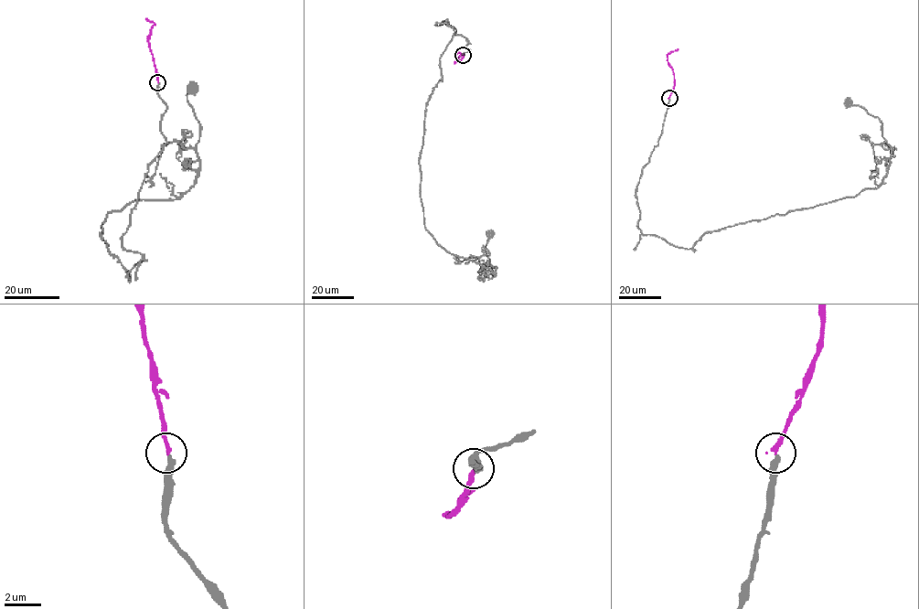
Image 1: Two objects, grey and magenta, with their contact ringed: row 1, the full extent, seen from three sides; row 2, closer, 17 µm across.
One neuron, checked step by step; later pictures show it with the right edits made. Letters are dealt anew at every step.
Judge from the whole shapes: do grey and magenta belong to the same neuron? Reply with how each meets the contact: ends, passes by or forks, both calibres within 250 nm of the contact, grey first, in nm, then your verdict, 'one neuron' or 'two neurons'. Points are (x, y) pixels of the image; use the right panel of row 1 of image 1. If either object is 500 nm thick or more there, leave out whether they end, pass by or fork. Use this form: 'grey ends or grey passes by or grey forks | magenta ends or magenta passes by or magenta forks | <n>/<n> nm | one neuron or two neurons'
grey ends | magenta ends | 360/200 nm | two neurons

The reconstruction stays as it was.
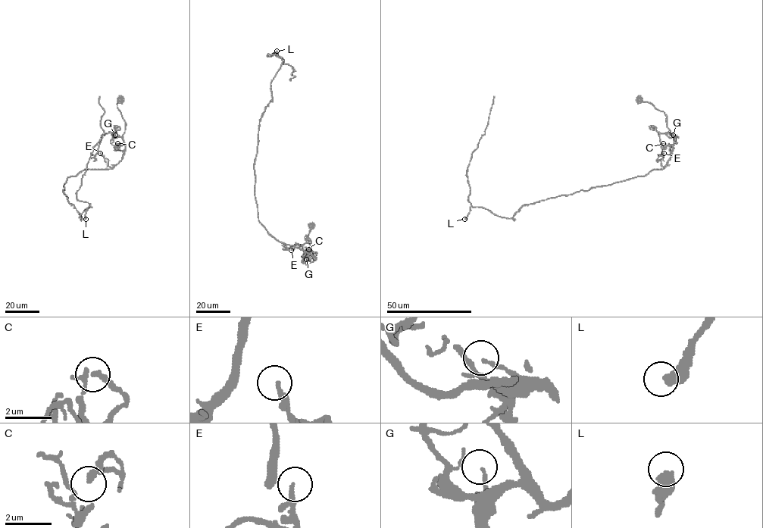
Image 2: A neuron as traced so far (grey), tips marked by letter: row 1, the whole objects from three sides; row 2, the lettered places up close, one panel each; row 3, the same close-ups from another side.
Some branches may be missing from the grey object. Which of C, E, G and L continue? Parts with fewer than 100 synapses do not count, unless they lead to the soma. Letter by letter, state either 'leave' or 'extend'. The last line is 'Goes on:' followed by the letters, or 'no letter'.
C: leave
E: leave
G: leave
L: extend
Goes on: L

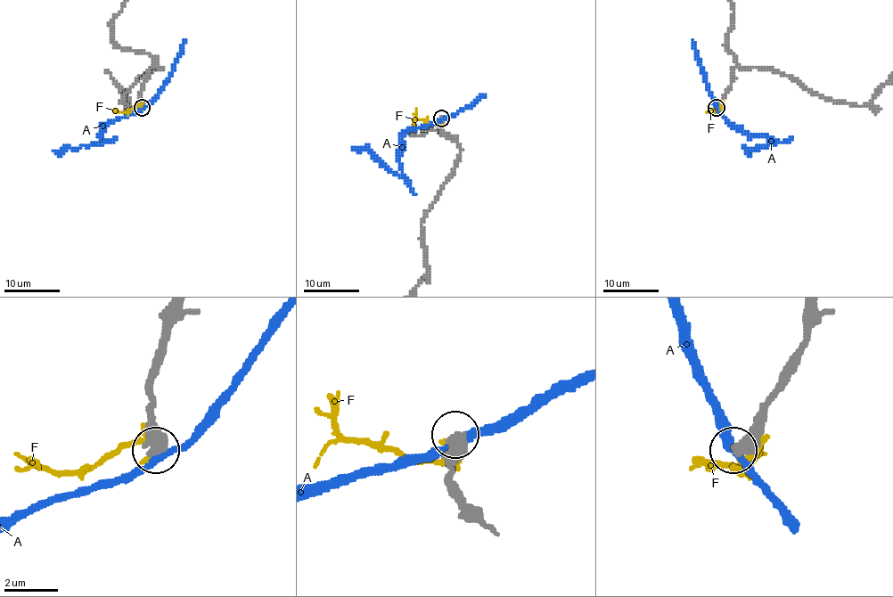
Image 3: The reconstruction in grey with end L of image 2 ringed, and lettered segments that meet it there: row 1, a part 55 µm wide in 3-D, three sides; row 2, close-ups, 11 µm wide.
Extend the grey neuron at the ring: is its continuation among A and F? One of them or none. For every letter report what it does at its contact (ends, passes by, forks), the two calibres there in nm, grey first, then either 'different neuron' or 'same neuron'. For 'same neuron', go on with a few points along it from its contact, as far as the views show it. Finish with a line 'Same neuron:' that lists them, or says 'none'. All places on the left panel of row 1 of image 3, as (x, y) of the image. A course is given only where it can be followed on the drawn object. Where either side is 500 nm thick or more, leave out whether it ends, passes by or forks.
A: 600/240 nm | different neuron
F: 650/240 nm | different neuron
Same neuron: none

